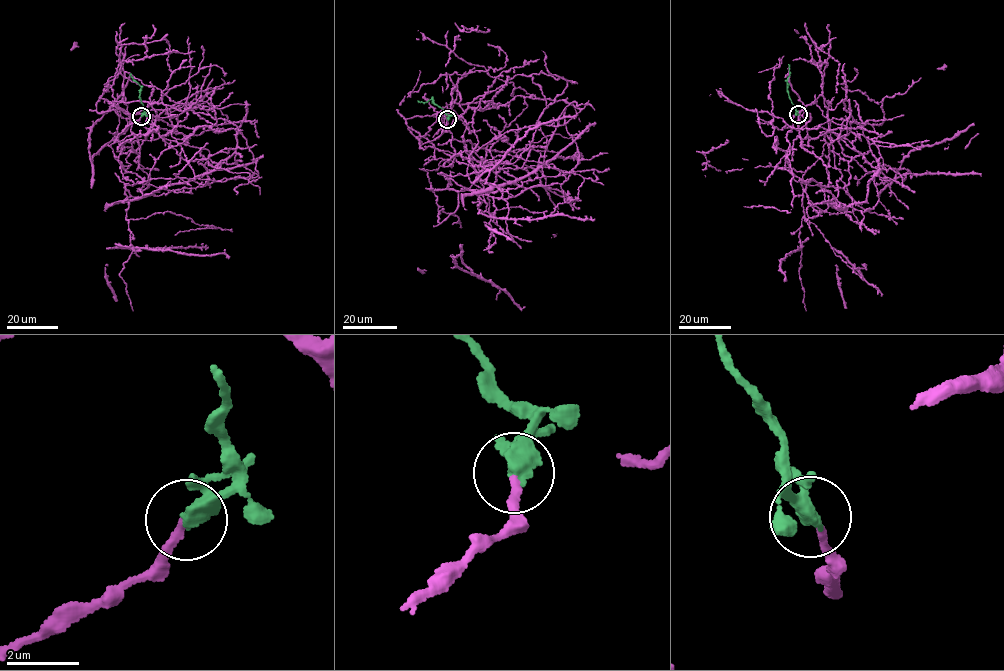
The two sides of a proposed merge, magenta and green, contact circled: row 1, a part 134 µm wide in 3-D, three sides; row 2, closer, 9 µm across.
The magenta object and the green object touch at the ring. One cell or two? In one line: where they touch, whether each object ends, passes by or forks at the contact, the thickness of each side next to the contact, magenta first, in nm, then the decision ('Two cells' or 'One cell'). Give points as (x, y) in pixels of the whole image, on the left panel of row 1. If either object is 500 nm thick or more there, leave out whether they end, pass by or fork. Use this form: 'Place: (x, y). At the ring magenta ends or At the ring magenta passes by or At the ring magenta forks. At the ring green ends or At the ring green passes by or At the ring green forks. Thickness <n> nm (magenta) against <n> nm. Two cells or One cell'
Place: (141, 116). At the ring magenta ends. At the ring green passes by. Thickness 200 nm (magenta) against 360 nm. One cell

